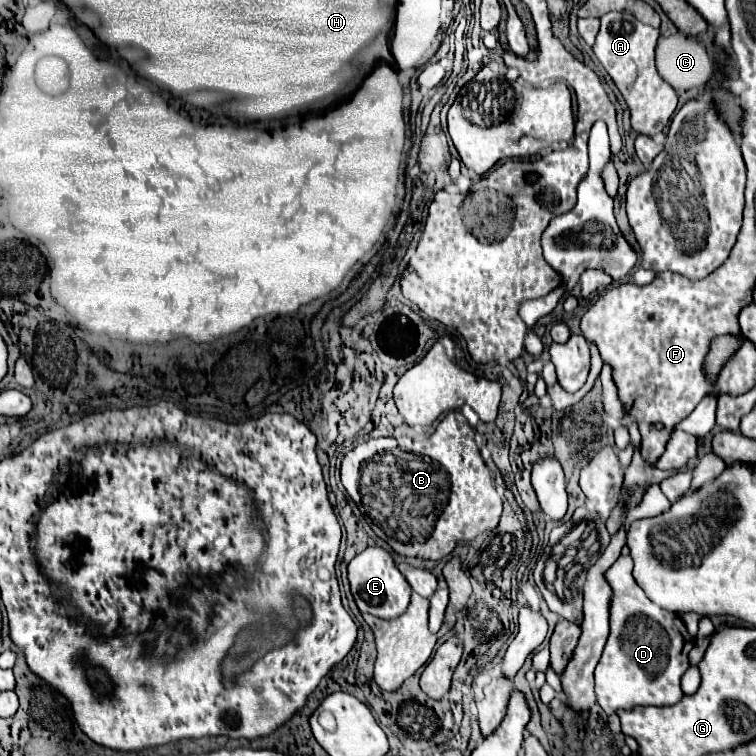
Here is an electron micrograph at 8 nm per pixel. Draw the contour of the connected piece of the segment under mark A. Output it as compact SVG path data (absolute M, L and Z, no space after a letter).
M611 11L601 17L601 29L593 43L593 53L607 71L607 75L617 85L623 95L629 111L631 111L631 127L639 135L655 137L659 135L671 121L677 109L677 93L669 83L665 83L655 69L655 43L659 37L659 29L649 27L637 21L629 13Z

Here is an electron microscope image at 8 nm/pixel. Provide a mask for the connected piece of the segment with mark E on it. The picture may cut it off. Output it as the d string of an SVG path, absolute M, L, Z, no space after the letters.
M377 545L367 547L355 559L351 559L349 583L351 583L353 599L361 613L371 613L381 619L395 619L401 613L405 613L405 609L409 605L411 587L407 585L407 579L399 573L397 565L393 563L391 553L385 551L383 547L377 547Z

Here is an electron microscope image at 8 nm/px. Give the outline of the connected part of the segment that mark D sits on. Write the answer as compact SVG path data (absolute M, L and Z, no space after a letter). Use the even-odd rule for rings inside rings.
M621 555L605 573L613 589L611 597L611 635L605 651L595 667L595 695L601 709L611 715L617 709L631 709L635 705L675 705L683 693L679 687L681 675L689 669L689 651L693 637L683 629L683 621L659 609L631 575L631 555ZM683 635L685 635L685 669L683 669Z

